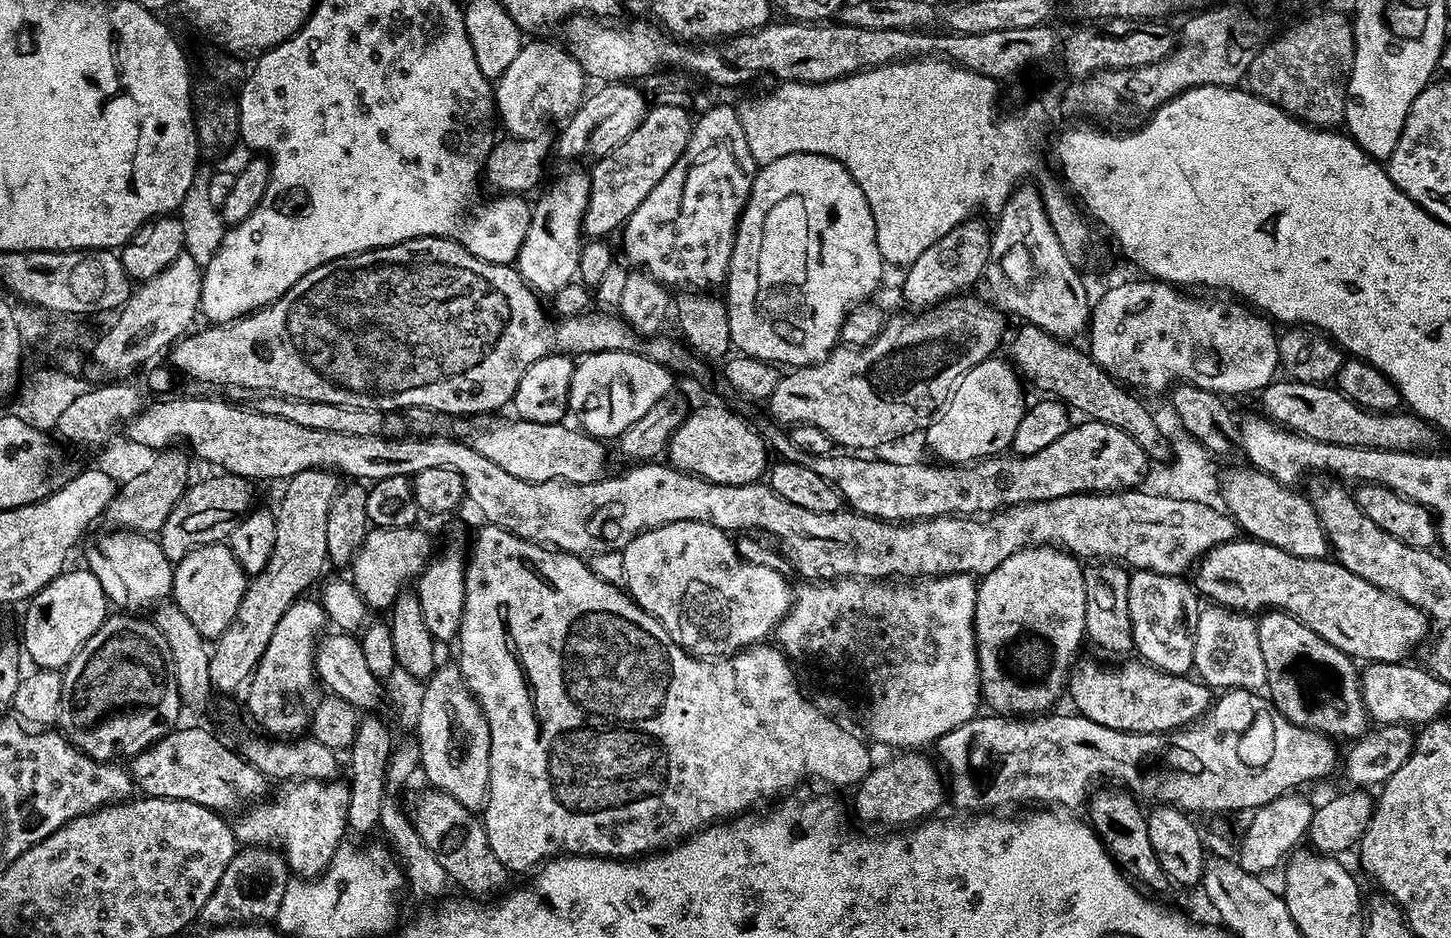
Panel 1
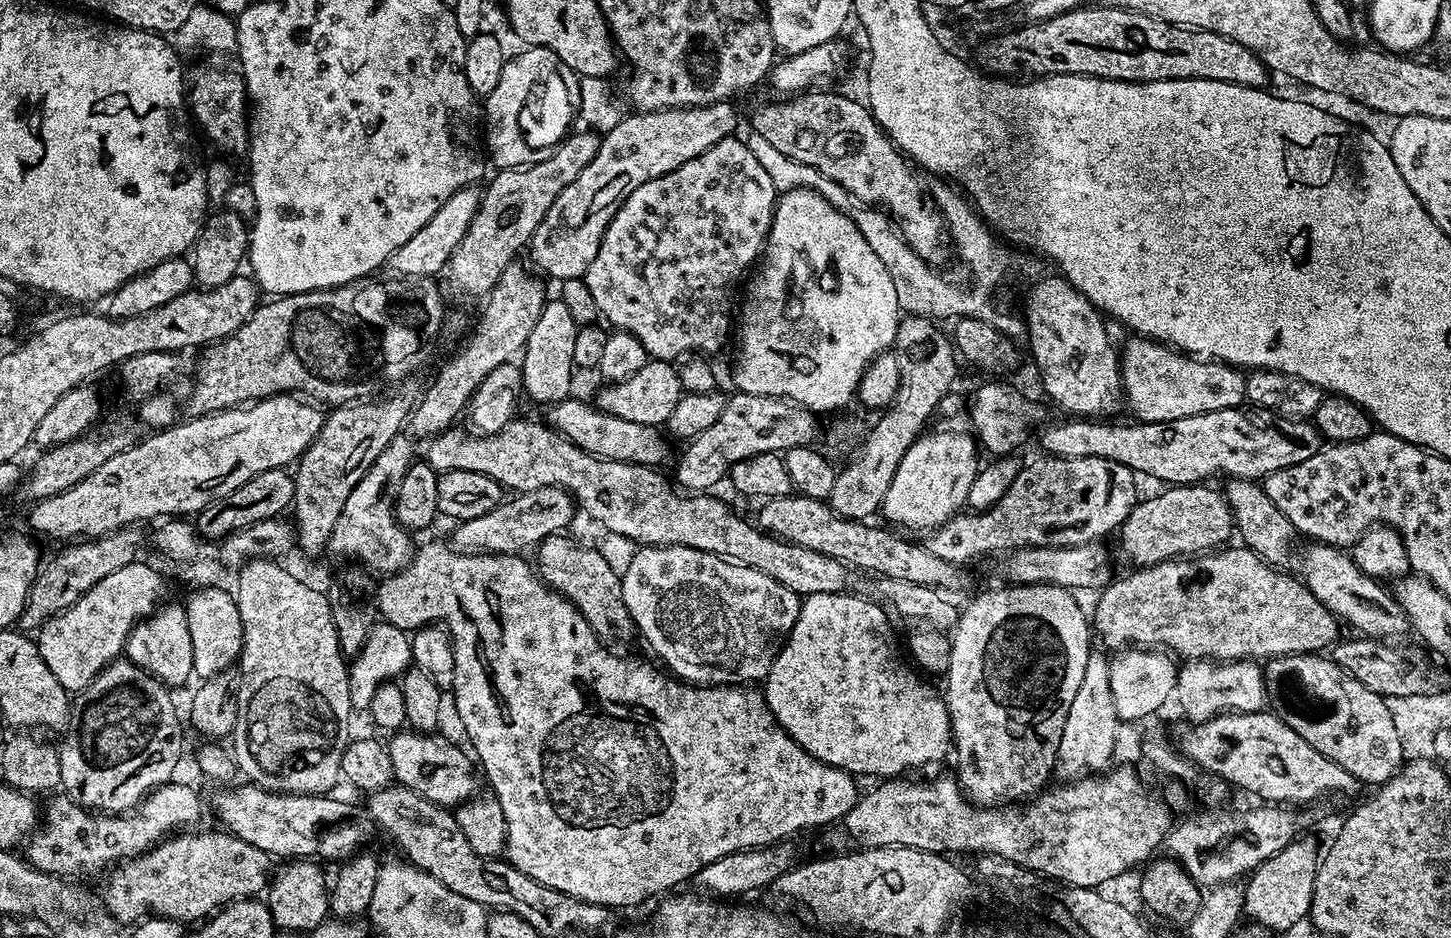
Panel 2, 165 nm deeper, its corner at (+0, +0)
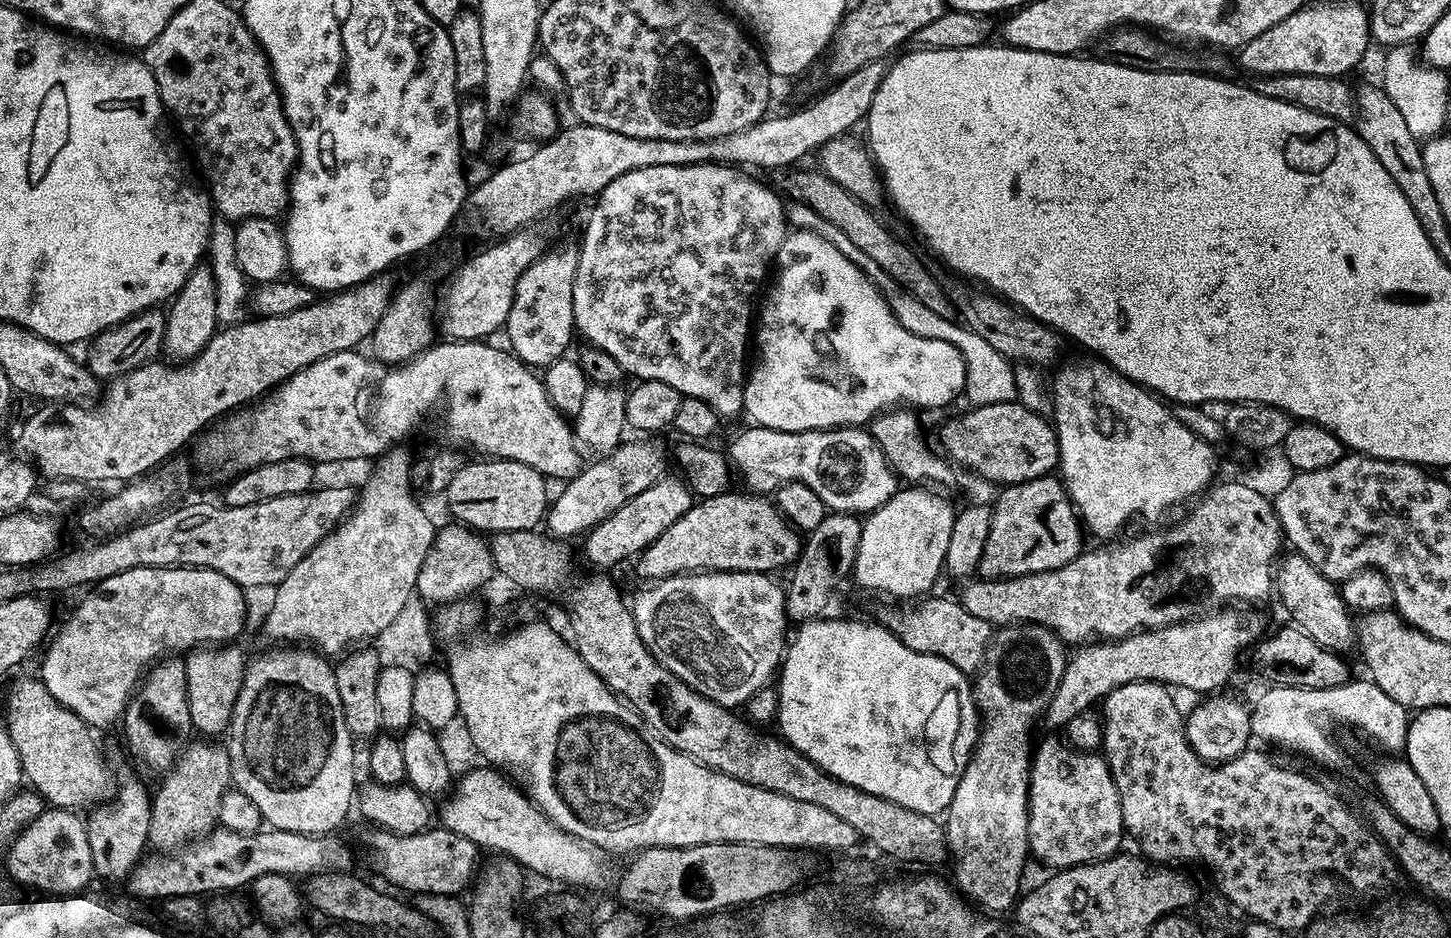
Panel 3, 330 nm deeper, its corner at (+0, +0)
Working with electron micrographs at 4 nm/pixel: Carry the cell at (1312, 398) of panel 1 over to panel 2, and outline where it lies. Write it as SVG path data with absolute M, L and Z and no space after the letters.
M1251 406L1214 410L1166 422L1104 424L1108 422L1099 422L1094 418L1068 418L1065 420L1068 420L1065 424L1049 423L1043 429L1045 432L1040 436L1040 444L1045 448L1043 451L1047 455L1062 458L1113 460L1122 466L1131 468L1141 477L1153 476L1154 479L1161 480L1161 485L1164 486L1208 482L1211 481L1208 480L1211 476L1260 482L1265 476L1274 474L1278 470L1286 470L1286 466L1298 466L1298 462L1306 462L1306 458L1310 458L1322 447L1322 437L1315 423L1306 420L1287 420L1286 417L1278 416L1275 412L1265 408Z

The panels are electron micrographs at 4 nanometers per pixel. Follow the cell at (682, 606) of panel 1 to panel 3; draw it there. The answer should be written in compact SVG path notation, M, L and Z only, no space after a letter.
M682 572L679 576L668 576L664 580L657 580L649 583L648 588L644 588L636 596L636 601L631 601L632 617L636 620L638 634L642 642L654 654L654 658L666 670L670 670L682 682L686 682L695 692L702 692L706 698L710 698L715 704L725 706L747 705L759 688L765 687L768 680L777 675L778 669L784 659L786 651L786 636L784 640L784 631L790 627L788 611L784 605L785 589L775 584L773 577L767 572Z

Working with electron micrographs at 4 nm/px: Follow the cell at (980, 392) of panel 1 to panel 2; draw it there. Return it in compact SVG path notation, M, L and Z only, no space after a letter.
M932 431L917 436L910 450L902 454L902 462L894 470L894 482L886 490L882 516L889 520L889 525L905 528L900 529L905 533L931 533L957 515L967 505L970 486L974 486L974 478L982 467L981 461L976 461L978 441L971 431Z

